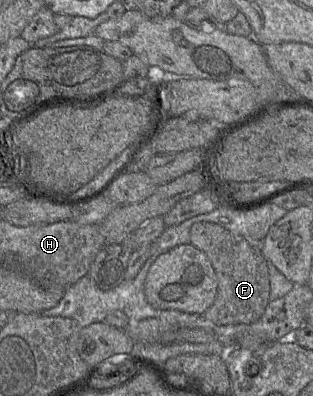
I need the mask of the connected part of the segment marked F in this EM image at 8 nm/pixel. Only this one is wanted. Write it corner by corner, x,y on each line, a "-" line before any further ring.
209,222
195,223
191,227
190,244
207,255
217,277
215,301
203,316
215,325
251,324
258,321
270,302
268,266
259,248
252,247
242,236

